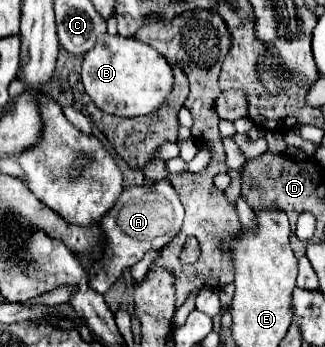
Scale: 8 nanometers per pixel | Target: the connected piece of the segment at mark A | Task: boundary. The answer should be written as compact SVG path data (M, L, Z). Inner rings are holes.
M159 181L151 187L127 185L121 191L117 203L101 219L101 227L105 231L109 247L103 263L87 269L89 287L93 287L97 293L103 295L119 279L125 267L135 265L139 259L143 259L143 255L149 249L167 245L181 231L181 225L183 225L183 205L177 199L169 181Z

